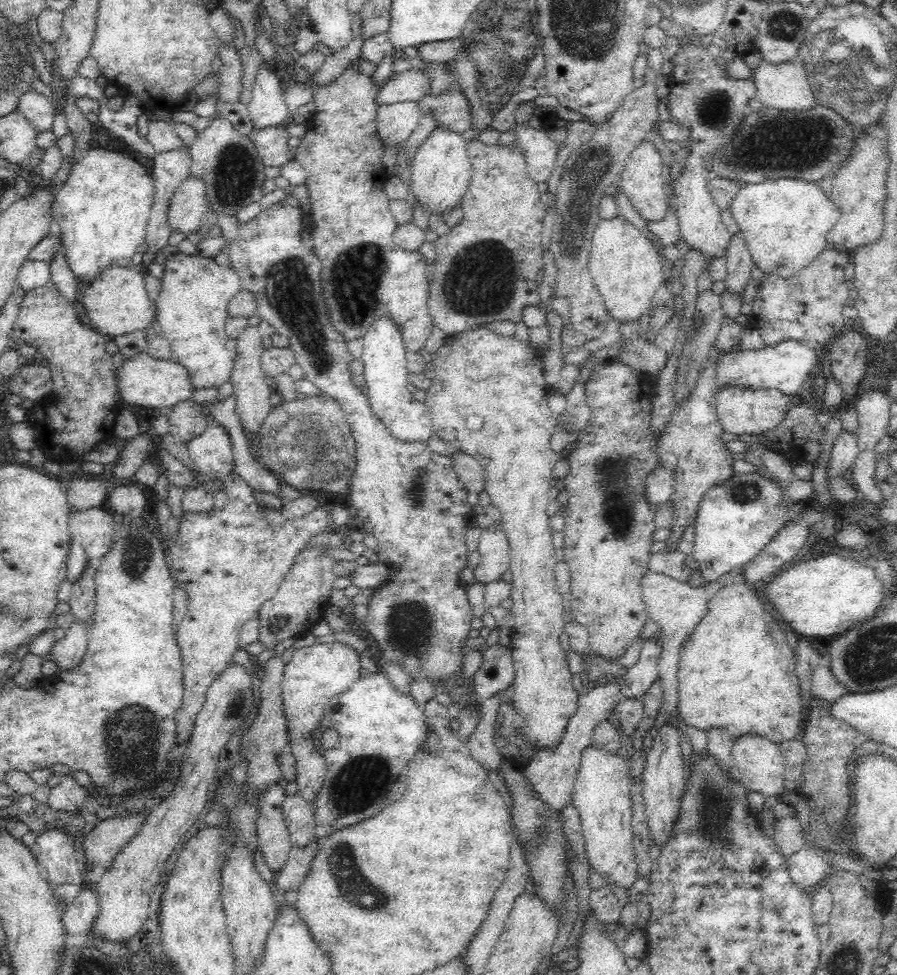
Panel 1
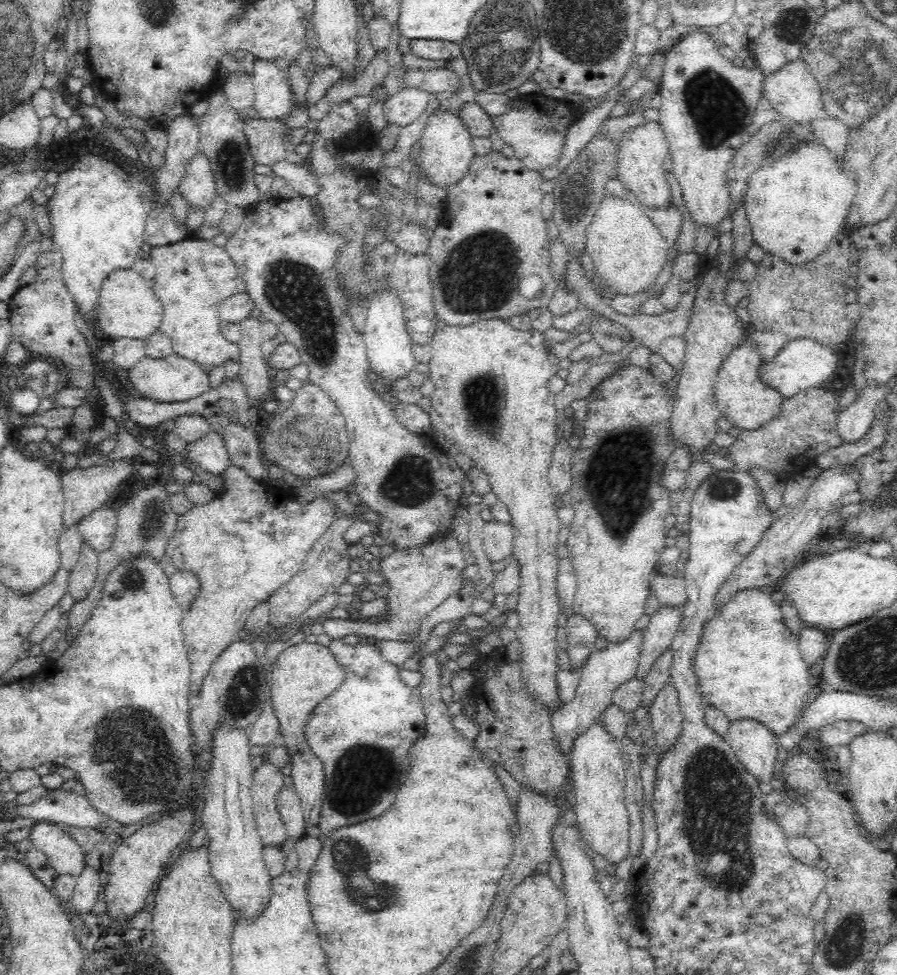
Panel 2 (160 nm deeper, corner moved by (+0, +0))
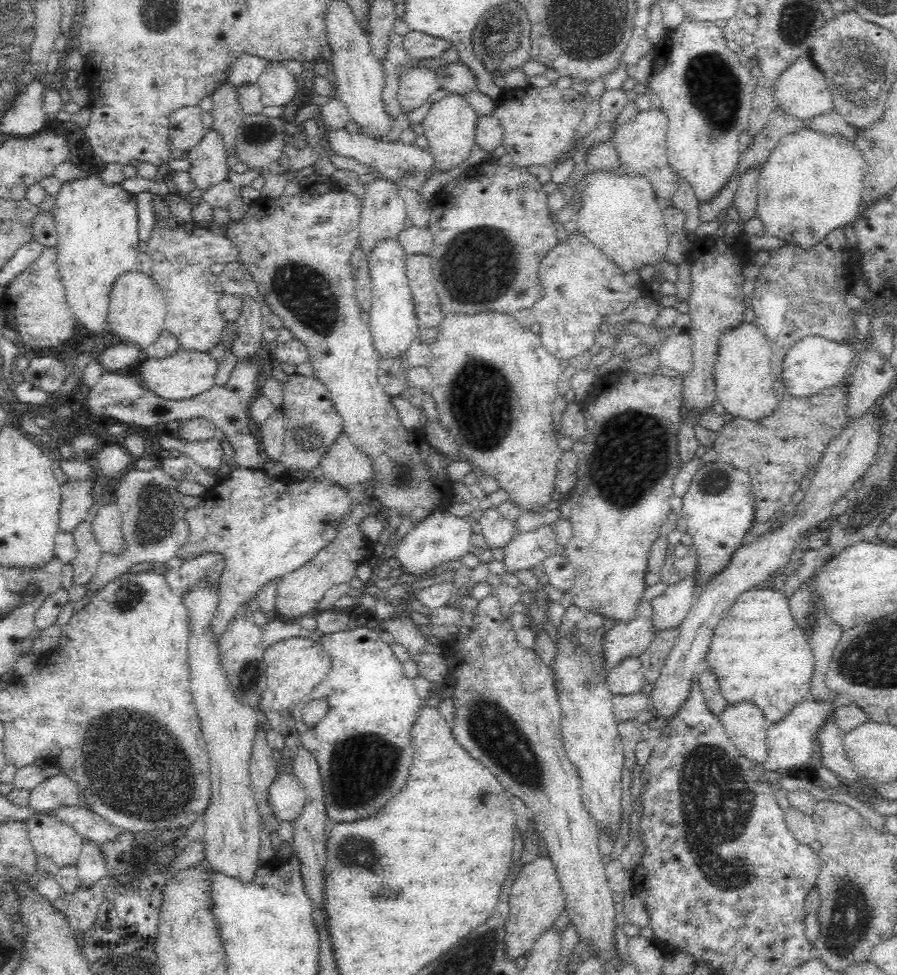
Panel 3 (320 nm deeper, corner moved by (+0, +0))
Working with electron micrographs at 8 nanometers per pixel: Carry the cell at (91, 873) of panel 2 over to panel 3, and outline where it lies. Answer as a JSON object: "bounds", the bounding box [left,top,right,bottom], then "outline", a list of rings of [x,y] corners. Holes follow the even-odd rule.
{"bounds":[77,839,109,887],"outline":[[[85,839],[77,862],[77,877],[82,887],[94,886],[109,872],[98,842]]]}

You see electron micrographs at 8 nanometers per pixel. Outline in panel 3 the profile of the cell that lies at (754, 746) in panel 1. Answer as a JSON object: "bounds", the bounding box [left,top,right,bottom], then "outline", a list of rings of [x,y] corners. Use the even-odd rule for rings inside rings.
{"bounds":[718,701,770,763],"outline":[[[750,701],[728,703],[718,718],[730,741],[744,757],[760,763],[767,760],[765,741],[770,724],[760,708]]]}

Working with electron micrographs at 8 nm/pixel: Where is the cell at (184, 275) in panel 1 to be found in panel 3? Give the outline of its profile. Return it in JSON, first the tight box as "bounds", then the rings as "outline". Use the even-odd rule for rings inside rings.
{"bounds":[146,220,240,353],"outline":[[[192,220],[176,227],[170,227],[162,221],[156,221],[148,240],[146,253],[152,258],[153,266],[150,277],[156,282],[158,290],[167,298],[167,315],[163,328],[171,332],[178,340],[178,345],[183,350],[196,350],[208,353],[215,345],[221,342],[222,331],[230,323],[219,311],[219,300],[225,293],[219,278],[210,271],[210,266],[215,263],[229,263],[237,261],[240,254],[238,245],[234,245],[227,236],[216,236],[210,229]]]}

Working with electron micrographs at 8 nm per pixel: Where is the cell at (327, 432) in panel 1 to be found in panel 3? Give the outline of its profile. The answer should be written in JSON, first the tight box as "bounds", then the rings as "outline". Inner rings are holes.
{"bounds":[280,372,343,472],"outline":[[[295,372],[282,382],[282,411],[285,435],[280,461],[292,471],[311,472],[320,462],[343,428],[343,418],[334,408],[325,384],[316,376],[302,376]]]}

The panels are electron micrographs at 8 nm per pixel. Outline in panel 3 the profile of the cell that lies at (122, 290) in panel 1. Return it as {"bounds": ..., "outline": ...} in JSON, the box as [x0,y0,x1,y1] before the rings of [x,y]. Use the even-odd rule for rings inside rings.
{"bounds":[108,270,167,350],"outline":[[[137,270],[122,274],[109,298],[108,328],[120,336],[124,342],[146,350],[154,344],[164,330],[167,315],[167,298],[158,290],[156,282],[148,275]]]}

